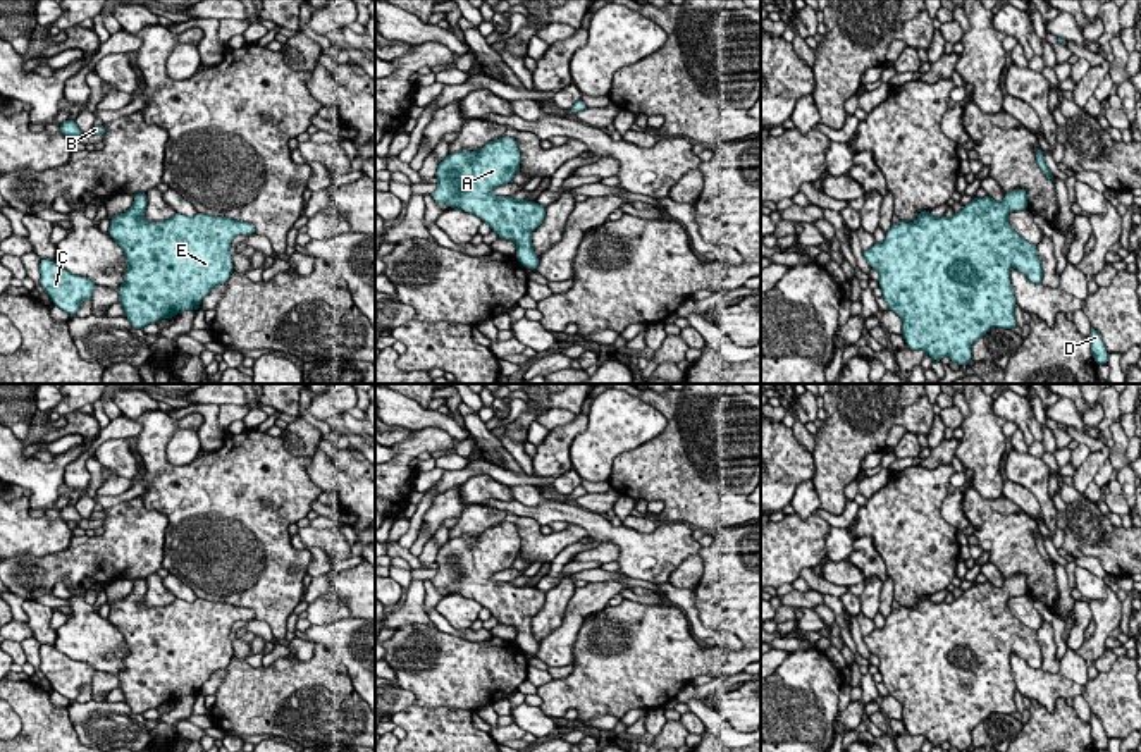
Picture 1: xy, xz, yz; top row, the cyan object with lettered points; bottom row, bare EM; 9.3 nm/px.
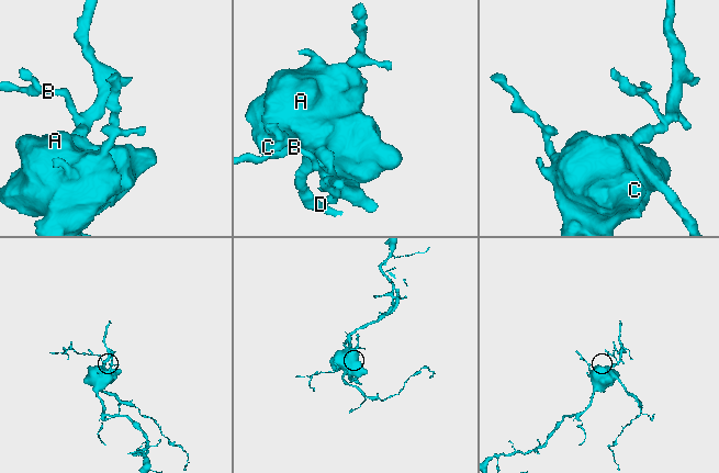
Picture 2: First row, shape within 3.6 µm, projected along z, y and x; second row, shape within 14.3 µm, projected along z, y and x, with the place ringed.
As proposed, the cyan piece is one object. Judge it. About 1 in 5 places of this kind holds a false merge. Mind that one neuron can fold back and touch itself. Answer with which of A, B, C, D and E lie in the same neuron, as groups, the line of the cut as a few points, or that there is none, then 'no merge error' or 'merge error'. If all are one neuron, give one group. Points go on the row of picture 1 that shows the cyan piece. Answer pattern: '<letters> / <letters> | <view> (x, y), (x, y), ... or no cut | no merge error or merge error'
A B C D E | no cut | no merge error

